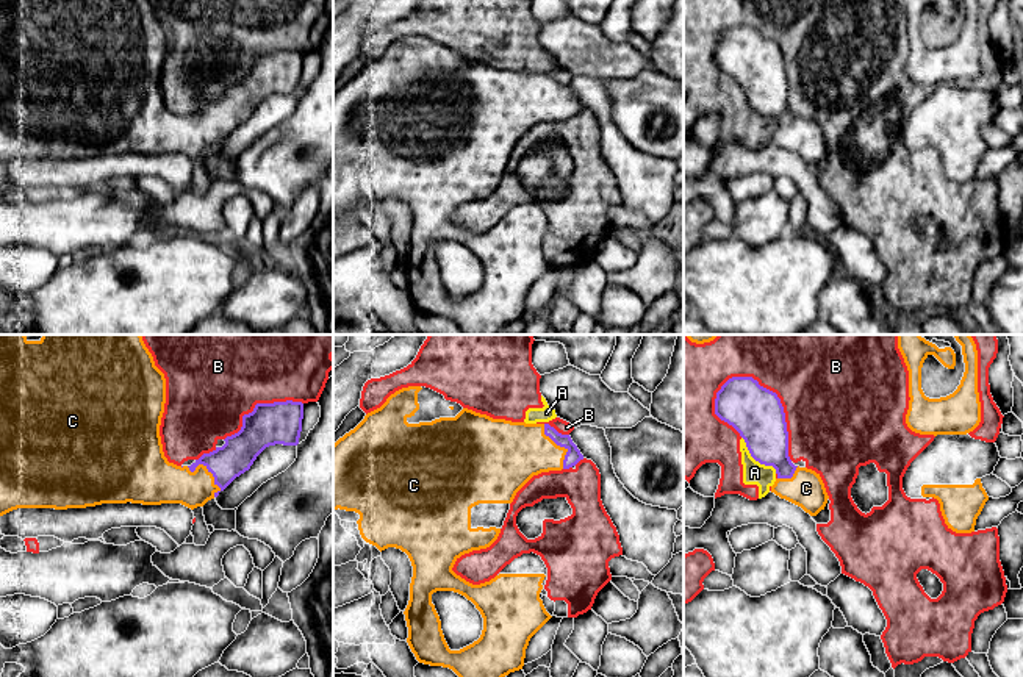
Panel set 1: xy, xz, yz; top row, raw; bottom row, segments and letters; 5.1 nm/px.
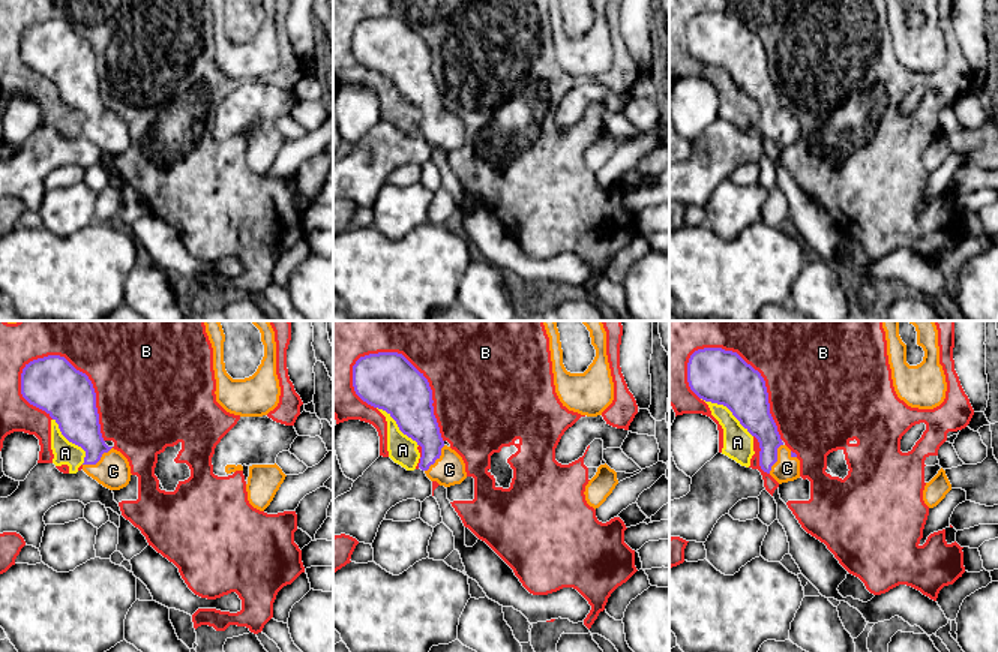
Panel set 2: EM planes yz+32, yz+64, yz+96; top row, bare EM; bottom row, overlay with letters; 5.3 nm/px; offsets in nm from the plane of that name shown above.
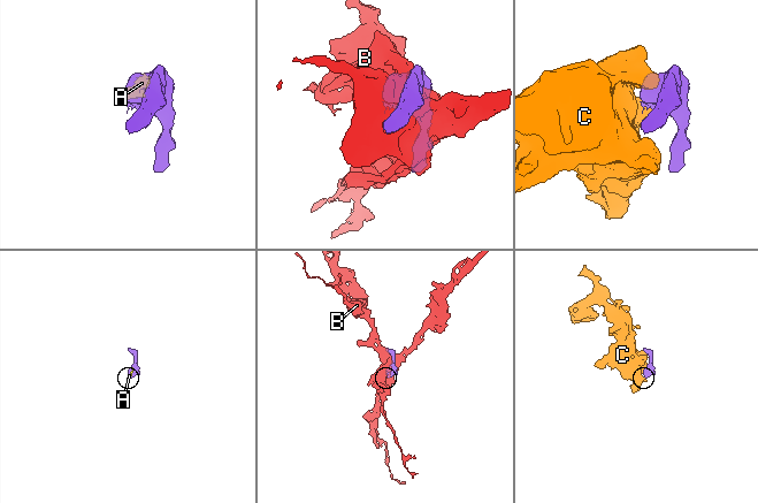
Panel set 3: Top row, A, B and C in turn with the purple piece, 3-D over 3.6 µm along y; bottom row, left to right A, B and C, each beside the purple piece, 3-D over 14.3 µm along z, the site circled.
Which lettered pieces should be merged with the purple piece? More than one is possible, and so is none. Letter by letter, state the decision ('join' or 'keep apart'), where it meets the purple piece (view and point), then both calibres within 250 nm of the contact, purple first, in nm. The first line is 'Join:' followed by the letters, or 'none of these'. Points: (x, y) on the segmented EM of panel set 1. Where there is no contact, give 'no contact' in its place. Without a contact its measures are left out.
Join: C
A: keep apart | yz (756, 460) | 280/120 nm
B: keep apart | yz (781, 404) | 280/500 nm
C: join | xy (207, 468) | 180/220 nm

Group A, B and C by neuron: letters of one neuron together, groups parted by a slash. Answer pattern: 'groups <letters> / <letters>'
groups A B / C

